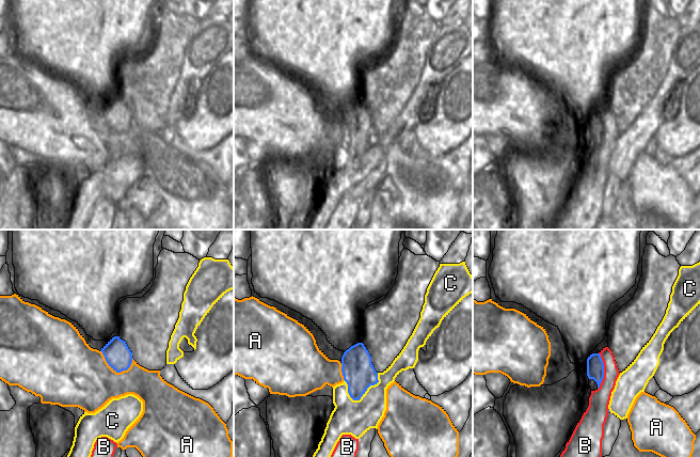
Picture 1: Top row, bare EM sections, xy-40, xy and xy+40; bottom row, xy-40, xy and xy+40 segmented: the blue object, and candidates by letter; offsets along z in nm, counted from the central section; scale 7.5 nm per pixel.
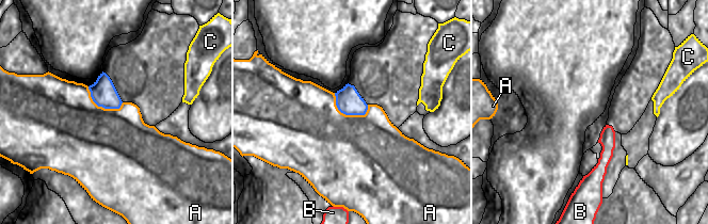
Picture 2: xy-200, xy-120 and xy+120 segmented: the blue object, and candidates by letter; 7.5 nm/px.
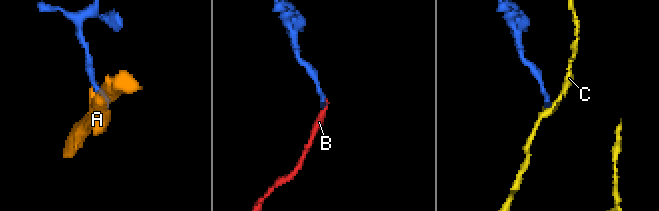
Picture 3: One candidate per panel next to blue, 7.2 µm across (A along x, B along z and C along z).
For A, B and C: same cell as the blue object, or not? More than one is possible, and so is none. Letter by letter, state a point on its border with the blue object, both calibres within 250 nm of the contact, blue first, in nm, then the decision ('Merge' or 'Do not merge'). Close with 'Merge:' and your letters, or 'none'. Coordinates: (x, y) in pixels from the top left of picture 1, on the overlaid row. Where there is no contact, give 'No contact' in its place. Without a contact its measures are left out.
A: Touches blue at xy-40 (114, 369). Thickness 200 nm (blue) against 440 nm. Do not merge
B: Touches blue at xy+40 (603, 371). Thickness 130 nm (blue) against 160 nm. Merge
C: Touches blue at xy (366, 390). Thickness 240 nm (blue) against 260 nm. Do not merge
Merge: B

